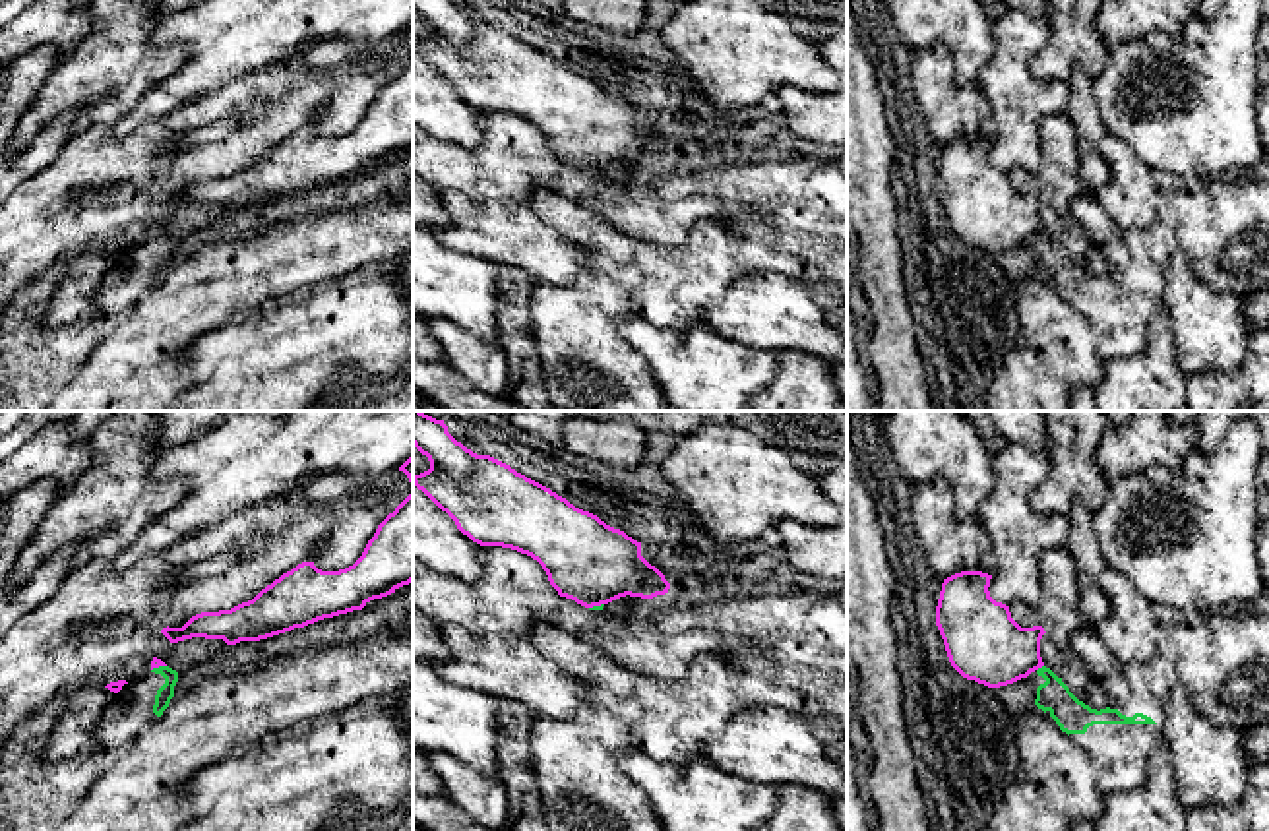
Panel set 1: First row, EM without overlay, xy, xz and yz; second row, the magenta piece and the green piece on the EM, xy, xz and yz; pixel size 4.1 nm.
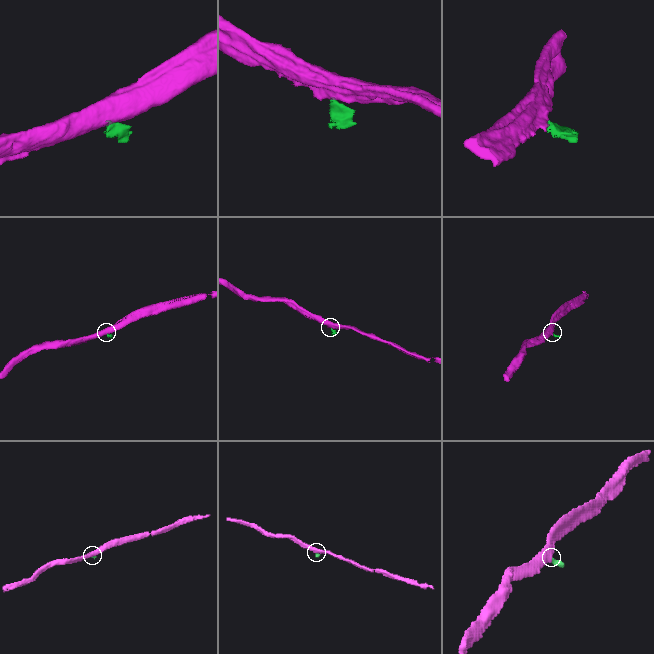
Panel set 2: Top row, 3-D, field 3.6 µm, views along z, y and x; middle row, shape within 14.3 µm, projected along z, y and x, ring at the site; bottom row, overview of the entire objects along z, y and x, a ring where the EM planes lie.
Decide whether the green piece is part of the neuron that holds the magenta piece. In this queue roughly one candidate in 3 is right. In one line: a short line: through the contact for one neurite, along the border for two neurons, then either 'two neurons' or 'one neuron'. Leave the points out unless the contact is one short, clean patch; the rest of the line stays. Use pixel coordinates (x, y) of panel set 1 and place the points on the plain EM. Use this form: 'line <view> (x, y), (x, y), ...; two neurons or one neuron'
line yz (1043, 231), (1037, 237); two neurons

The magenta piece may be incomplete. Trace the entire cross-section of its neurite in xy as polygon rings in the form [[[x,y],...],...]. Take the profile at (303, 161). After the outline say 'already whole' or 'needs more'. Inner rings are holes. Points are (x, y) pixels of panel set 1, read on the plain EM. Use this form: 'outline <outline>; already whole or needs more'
outline [[[413,56],[368,107],[362,122],[339,138],[302,128],[231,176],[201,178],[182,194],[161,200],[178,209],[192,203],[223,205],[227,211],[267,205],[324,184],[362,176],[413,147]]]; already whole

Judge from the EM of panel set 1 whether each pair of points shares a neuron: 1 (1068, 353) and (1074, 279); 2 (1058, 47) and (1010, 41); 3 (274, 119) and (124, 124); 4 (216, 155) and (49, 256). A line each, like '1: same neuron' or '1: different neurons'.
1: different neurons
2: different neurons
3: different neurons
4: same neuron

